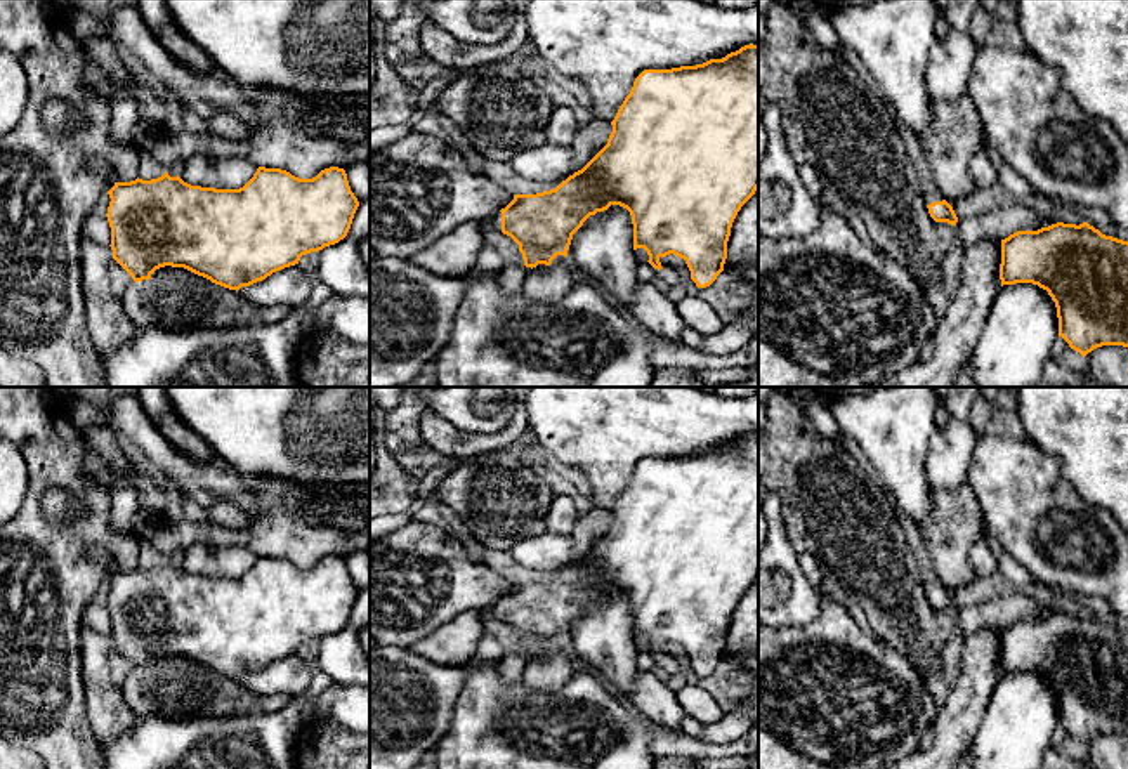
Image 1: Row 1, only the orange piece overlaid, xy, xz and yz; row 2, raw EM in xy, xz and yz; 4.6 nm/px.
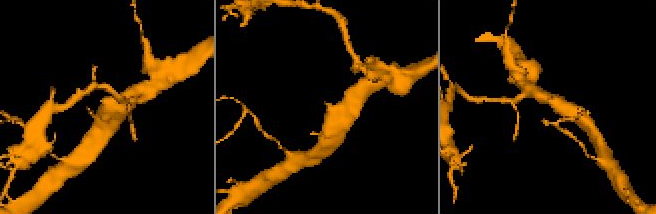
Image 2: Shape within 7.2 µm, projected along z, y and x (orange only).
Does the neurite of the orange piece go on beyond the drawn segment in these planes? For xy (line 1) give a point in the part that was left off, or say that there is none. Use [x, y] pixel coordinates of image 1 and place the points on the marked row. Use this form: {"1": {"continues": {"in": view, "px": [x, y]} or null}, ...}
{"1": {"continues": null}}

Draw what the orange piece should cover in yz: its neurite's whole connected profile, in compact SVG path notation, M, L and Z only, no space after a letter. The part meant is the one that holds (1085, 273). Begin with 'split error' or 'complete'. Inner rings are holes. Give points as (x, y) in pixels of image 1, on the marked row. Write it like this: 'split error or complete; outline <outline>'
complete; outline M1057 222L1038 231L1017 231L1001 240L1000 279L1001 286L1033 283L1046 290L1057 307L1059 337L1083 358L1102 345L1128 347L1128 241L1105 236L1088 222Z

